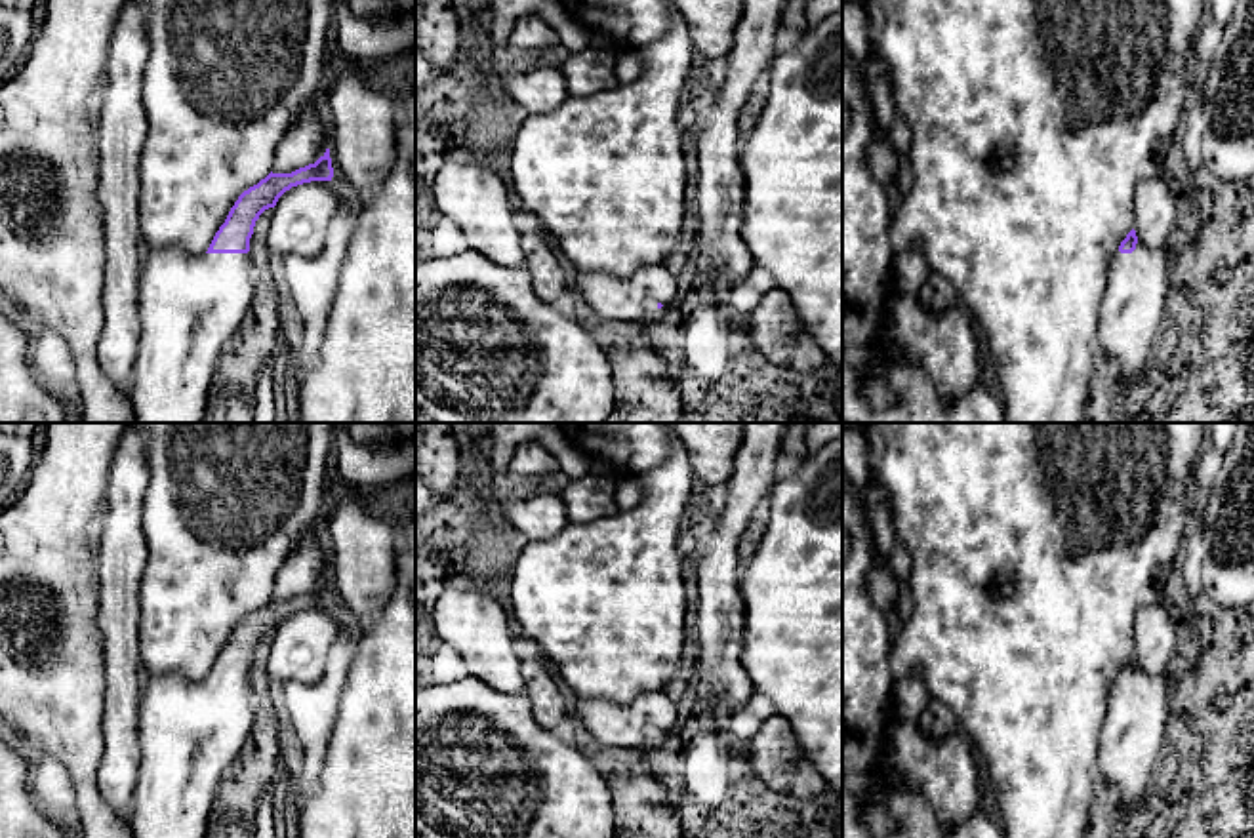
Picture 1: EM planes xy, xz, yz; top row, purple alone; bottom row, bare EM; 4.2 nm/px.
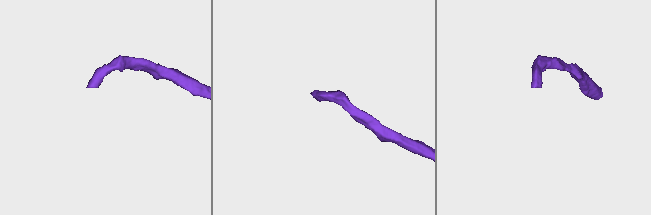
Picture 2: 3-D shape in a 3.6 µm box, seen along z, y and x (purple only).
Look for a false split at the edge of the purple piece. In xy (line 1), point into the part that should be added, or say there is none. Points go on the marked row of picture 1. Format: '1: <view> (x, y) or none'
1: xy (166, 322)

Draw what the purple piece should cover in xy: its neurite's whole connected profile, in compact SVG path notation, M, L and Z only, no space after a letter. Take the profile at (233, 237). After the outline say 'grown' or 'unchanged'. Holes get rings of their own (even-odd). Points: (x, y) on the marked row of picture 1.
M124 0L109 42L107 88L97 122L97 200L105 246L105 329L97 343L97 362L107 377L130 394L137 423L202 423L219 354L255 295L250 259L255 221L292 187L332 181L334 168L326 149L314 164L292 173L271 171L238 196L204 255L168 248L151 251L143 263L139 158L147 137L141 101L147 57L147 4Z | grown

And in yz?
M1166 177L1136 187L1134 229L1109 265L1096 329L1100 364L1124 377L1143 369L1164 314L1170 289L1166 238L1174 217Z | grown

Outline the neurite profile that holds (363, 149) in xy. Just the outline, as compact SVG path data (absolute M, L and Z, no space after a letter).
M349 63L334 65L326 91L334 175L356 200L370 196L383 185L396 160L400 103L372 90Z

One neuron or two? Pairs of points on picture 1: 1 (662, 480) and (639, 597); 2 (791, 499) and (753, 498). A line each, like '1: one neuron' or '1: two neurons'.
1: one neuron
2: two neurons

